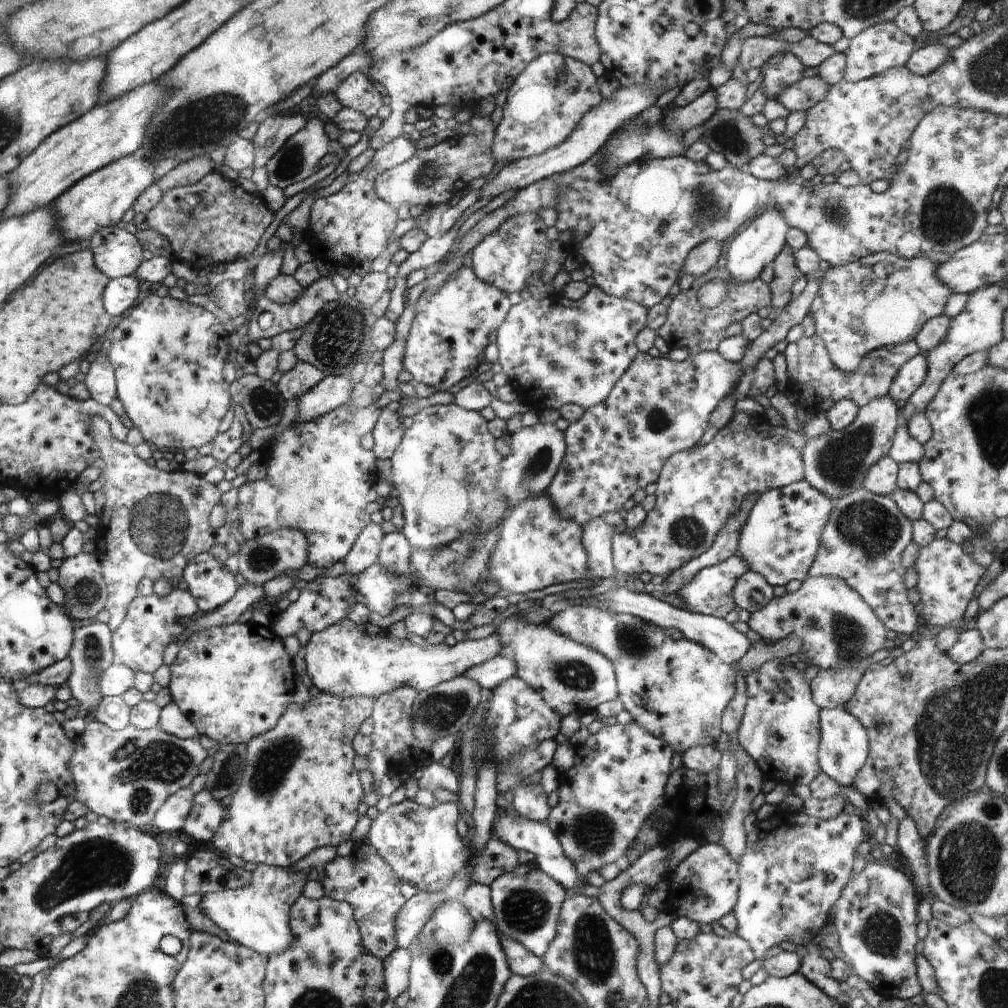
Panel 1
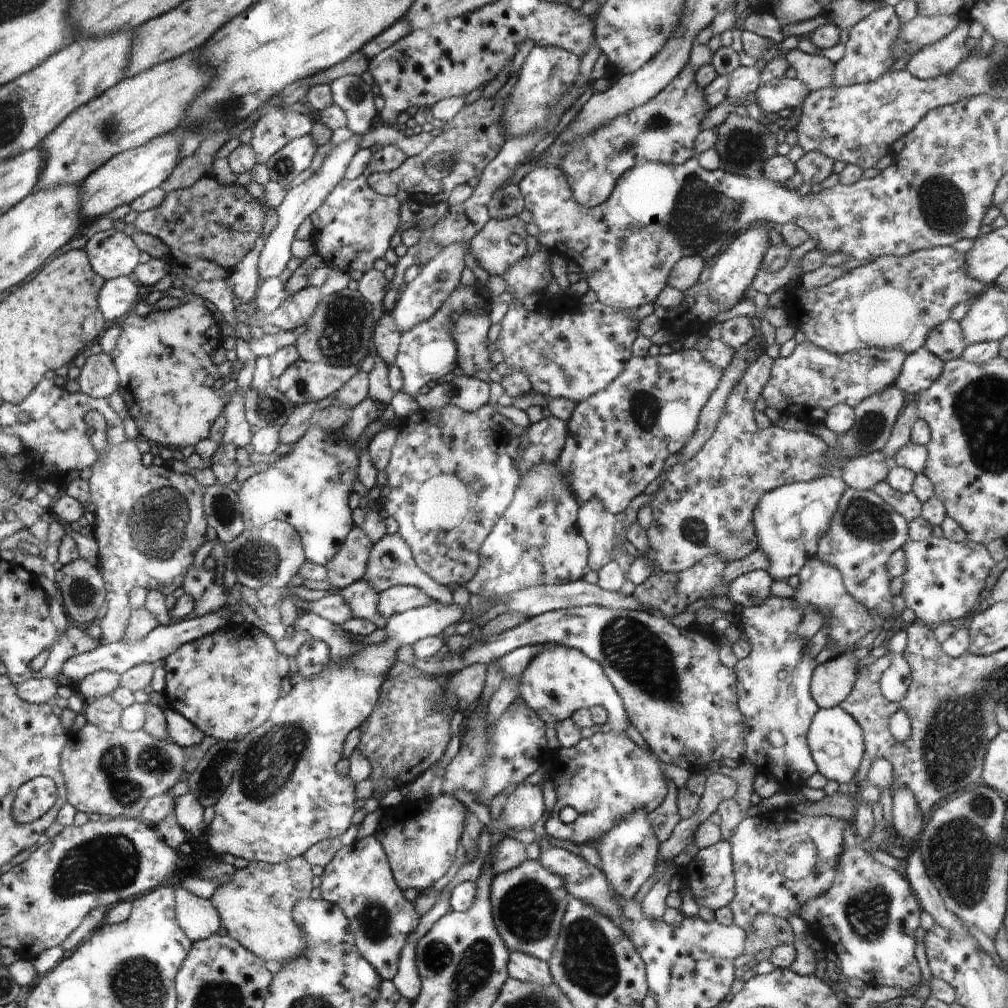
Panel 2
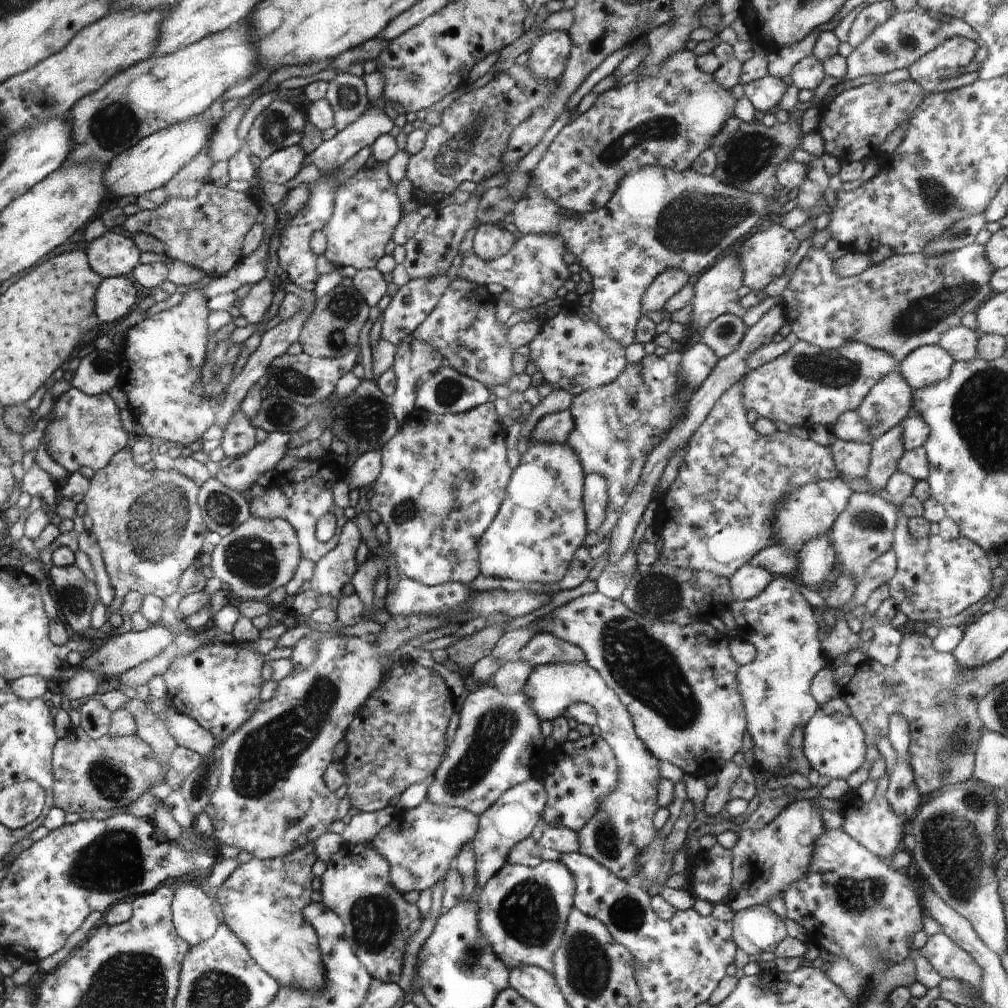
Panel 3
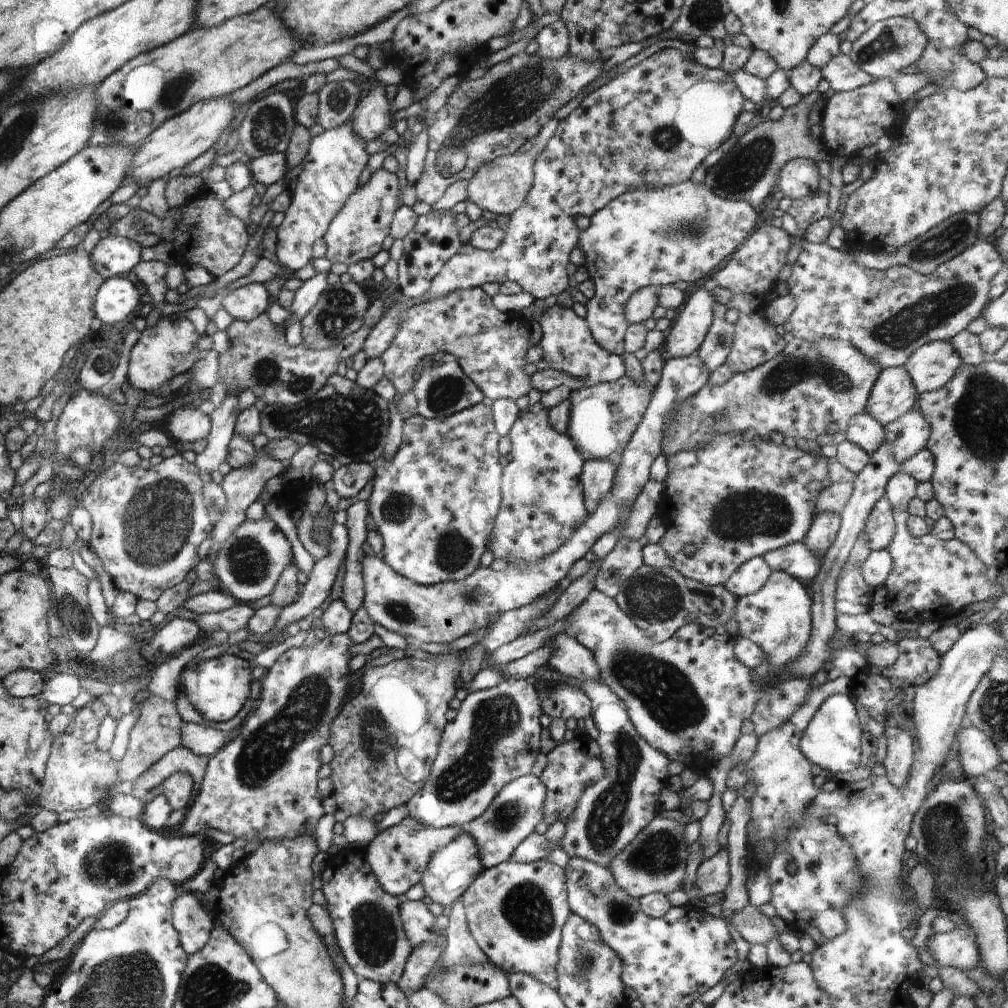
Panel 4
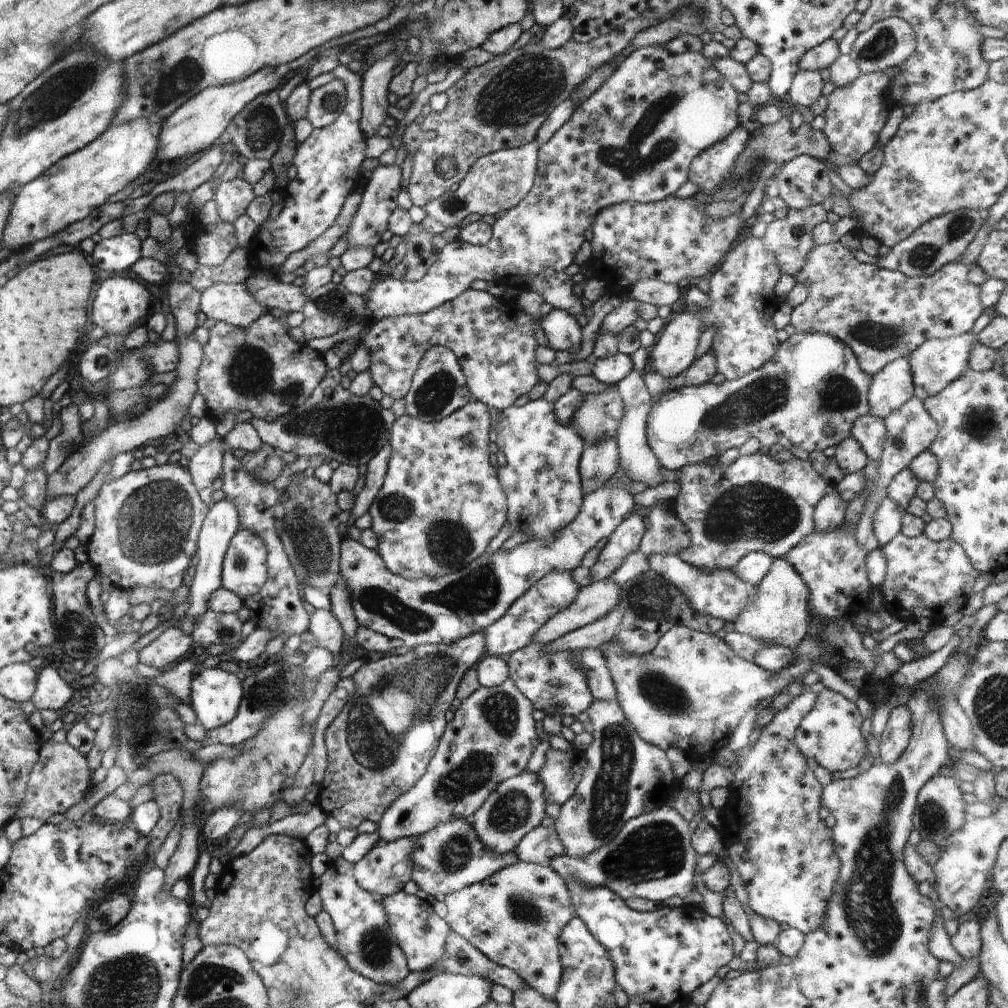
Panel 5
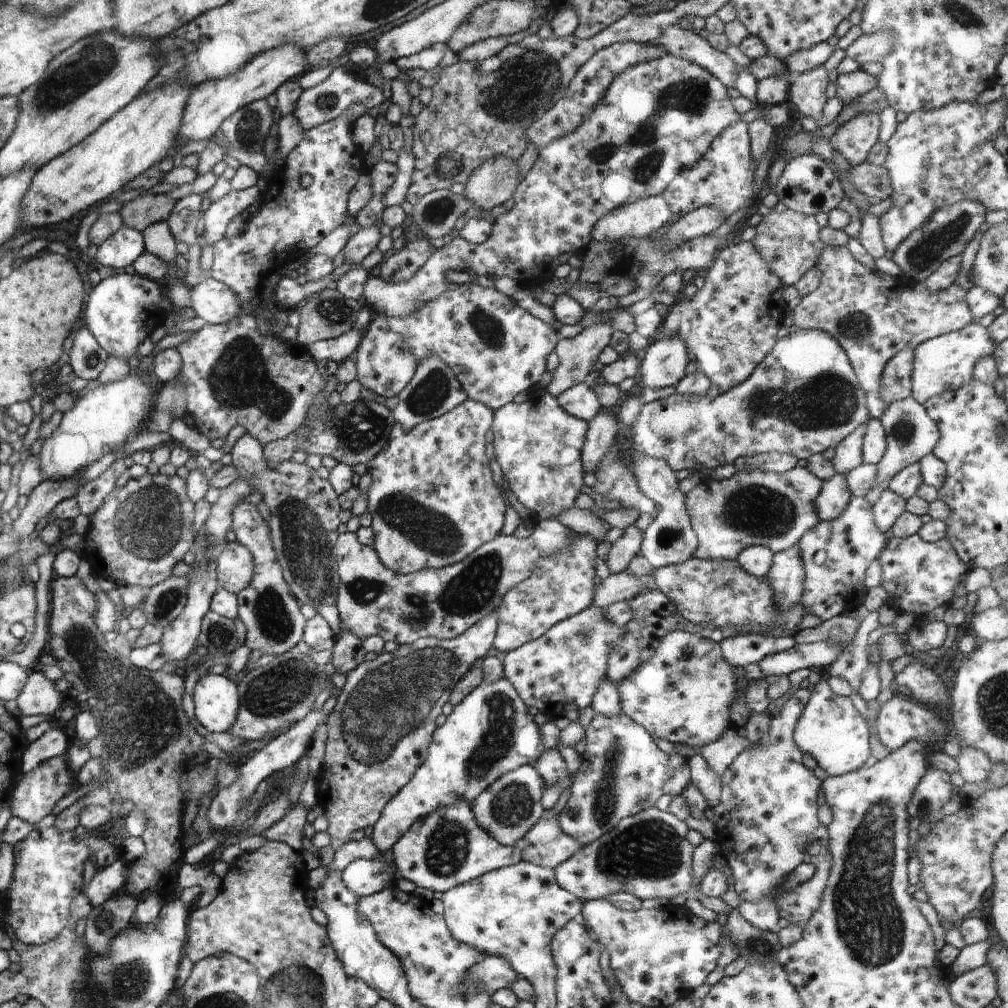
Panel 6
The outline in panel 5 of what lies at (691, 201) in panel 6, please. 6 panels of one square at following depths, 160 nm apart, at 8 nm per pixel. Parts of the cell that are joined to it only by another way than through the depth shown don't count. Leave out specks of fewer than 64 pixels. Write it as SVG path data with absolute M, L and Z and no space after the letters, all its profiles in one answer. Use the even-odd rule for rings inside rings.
M738 126L728 135L728 138L715 144L711 149L701 152L690 163L688 175L689 180L694 181L699 186L699 190L708 190L712 192L718 184L723 181L723 178L726 175L729 175L730 170L732 170L735 165L735 158L747 145L750 136L750 132L745 130L742 126Z

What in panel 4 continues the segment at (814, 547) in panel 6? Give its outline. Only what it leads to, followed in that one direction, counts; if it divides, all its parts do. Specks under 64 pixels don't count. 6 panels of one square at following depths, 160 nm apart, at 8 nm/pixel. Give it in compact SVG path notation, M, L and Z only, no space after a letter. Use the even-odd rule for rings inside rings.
M804 543L787 544L761 557L773 571L784 571L808 585L819 573L824 555L815 555ZM844 566L837 576L836 584L836 616L858 616L869 612L873 604L873 590L862 578L861 569L846 569Z

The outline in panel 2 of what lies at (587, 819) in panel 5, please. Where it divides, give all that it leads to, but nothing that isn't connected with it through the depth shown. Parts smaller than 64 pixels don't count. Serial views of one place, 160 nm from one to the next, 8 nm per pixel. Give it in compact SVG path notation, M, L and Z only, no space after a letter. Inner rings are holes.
M546 643L539 645L535 657L520 676L520 696L528 708L546 723L552 724L571 718L580 708L603 706L607 712L608 731L619 733L626 729L629 720L623 702L604 669L582 651L564 645ZM640 810L619 821L595 844L602 859L602 872L616 894L628 900L635 898L640 886L654 872L659 843L647 821L647 815Z

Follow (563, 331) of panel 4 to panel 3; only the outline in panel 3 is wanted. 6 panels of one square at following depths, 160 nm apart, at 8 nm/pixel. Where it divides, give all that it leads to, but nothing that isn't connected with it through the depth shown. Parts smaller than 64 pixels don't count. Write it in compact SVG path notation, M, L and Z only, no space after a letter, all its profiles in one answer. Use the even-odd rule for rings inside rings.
M579 303L574 307L562 306L553 318L543 318L538 334L527 345L529 360L534 362L544 382L572 396L613 383L628 363L625 348L600 328L596 315L587 306Z

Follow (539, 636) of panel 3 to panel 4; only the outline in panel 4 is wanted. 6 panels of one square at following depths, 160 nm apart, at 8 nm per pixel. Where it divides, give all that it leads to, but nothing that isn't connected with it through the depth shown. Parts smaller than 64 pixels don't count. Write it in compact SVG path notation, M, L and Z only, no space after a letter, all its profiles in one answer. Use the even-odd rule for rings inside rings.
M564 633L548 637L544 646L551 651L547 665L566 678L600 681L601 674L593 652Z

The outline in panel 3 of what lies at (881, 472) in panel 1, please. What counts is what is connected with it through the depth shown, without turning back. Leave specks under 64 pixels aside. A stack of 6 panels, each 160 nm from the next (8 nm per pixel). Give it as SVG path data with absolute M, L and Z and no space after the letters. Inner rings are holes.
M837 439L830 446L840 476L861 479L867 473L871 459L870 444Z

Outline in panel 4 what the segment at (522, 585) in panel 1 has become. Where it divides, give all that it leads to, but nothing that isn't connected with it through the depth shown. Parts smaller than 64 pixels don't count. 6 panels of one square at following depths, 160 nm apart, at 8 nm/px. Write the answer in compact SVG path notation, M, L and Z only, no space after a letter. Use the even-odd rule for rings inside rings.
M539 402L534 408L520 413L507 434L511 440L512 461L503 467L501 478L501 503L495 518L488 550L495 558L504 558L503 564L513 565L521 561L533 567L556 552L584 524L589 515L583 501L580 475L584 460L568 434L556 432L548 420L548 410Z

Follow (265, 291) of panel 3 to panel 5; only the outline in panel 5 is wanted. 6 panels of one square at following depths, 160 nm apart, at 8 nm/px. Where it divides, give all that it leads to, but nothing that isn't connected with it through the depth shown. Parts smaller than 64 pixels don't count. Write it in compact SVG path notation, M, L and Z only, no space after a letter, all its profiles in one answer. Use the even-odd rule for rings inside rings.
M216 283L201 293L199 307L208 318L237 327L250 327L264 315L263 306L246 283Z

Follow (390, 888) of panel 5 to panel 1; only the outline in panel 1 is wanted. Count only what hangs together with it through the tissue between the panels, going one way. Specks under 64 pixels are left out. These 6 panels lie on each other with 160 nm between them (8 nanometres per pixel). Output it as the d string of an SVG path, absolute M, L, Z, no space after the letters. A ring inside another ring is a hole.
M405 799L395 804L381 807L379 816L372 821L365 841L370 843L377 853L392 867L400 881L413 884L420 891L435 893L441 891L457 875L465 873L470 884L490 886L501 874L512 872L518 865L518 851L509 844L491 836L482 848L477 851L464 844L463 838L457 832L456 821L460 818L458 806L455 803L440 803L435 807L419 805L414 799Z

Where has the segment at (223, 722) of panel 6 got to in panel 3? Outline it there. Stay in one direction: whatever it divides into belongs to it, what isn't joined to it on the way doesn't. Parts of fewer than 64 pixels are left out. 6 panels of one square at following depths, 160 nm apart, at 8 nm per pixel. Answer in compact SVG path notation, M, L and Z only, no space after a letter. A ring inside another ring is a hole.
M238 642L206 643L190 654L176 655L163 674L168 706L192 717L222 744L244 728L260 706L262 664L263 654Z

